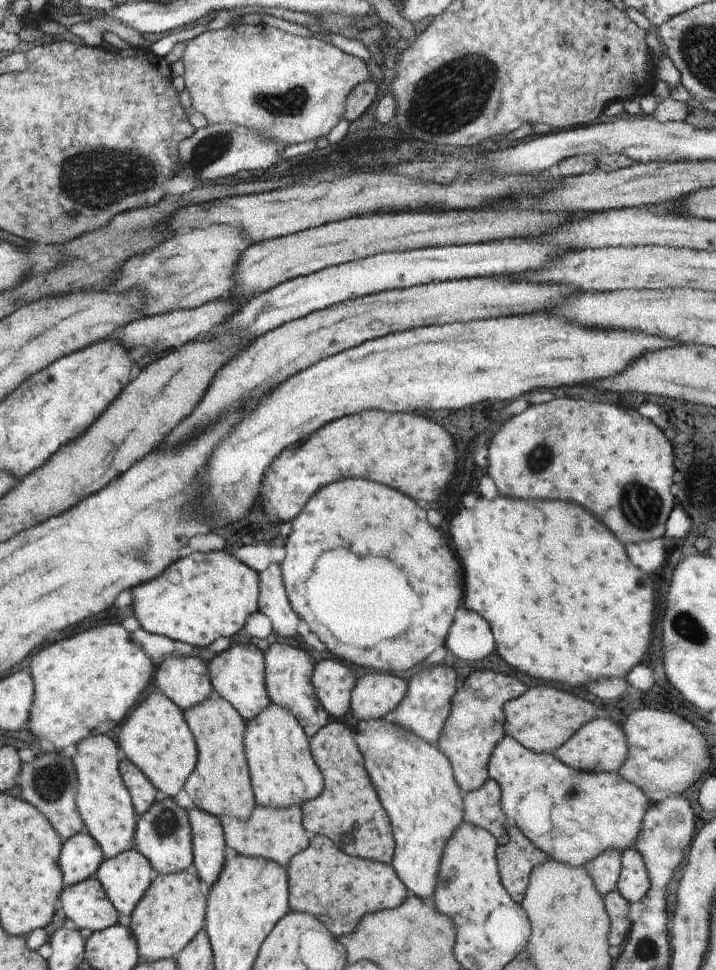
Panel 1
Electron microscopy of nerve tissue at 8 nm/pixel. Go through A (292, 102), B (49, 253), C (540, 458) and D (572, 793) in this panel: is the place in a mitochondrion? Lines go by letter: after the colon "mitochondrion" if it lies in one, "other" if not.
A: mitochondrion
B: other
C: mitochondrion
D: mitochondrion

